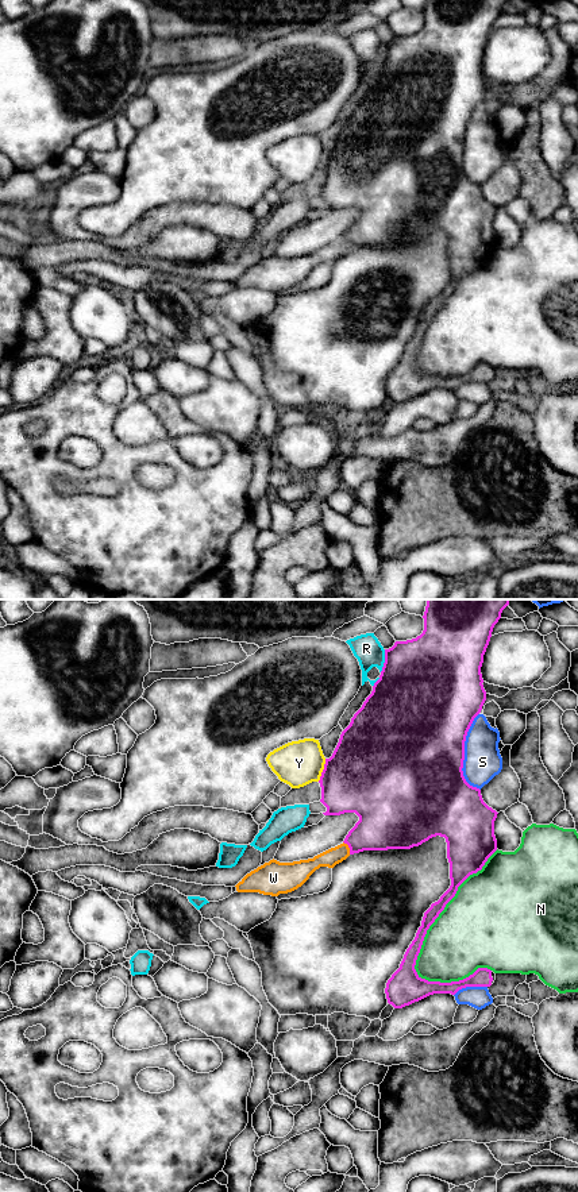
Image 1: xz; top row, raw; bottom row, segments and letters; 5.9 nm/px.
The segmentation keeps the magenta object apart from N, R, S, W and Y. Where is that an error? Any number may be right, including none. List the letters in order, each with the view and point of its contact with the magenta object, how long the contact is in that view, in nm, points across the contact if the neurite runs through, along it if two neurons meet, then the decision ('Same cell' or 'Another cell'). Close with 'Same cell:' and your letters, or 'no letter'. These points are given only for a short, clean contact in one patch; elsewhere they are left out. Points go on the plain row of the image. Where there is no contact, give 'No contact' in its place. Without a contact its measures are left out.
N: Touches magenta at xz (442, 305). Shared border 900 nm. Another cell
R: Touches magenta at xz (385, 56). Shared border 140 nm. Another cell
S: Touches magenta at xz (463, 149). Shared border 460 nm. Another cell
W: Touches magenta at xz (349, 242). Shared border 90 nm. Boundary: xz (343, 236), (350, 249). Another cell
Y: Touches magenta at xz (323, 165). Shared border 140 nm. Another cell
Same cell: no letter

